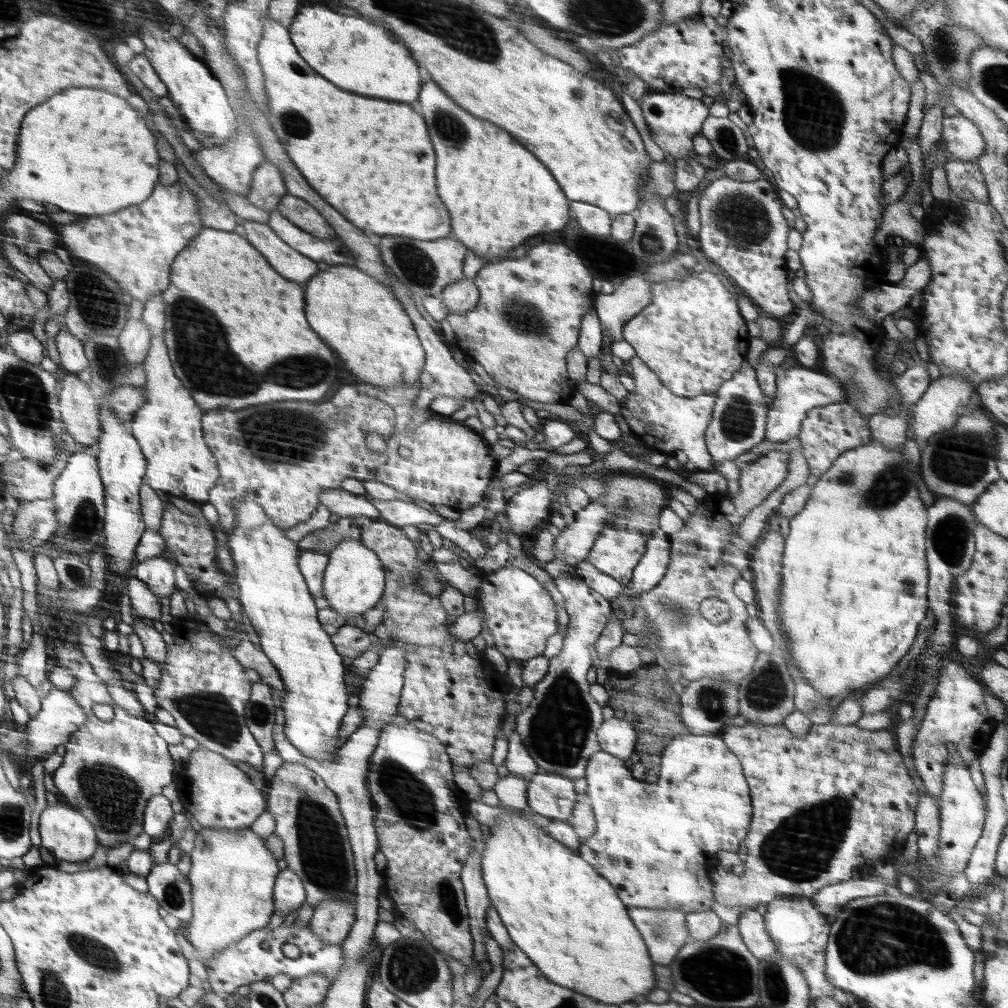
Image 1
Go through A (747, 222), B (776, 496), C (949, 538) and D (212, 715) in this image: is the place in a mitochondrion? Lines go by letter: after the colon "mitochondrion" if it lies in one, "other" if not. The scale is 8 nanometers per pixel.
A: mitochondrion
B: other
C: mitochondrion
D: mitochondrion

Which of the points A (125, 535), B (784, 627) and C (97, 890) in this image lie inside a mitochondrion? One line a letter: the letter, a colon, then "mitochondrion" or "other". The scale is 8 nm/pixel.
A: other
B: other
C: other

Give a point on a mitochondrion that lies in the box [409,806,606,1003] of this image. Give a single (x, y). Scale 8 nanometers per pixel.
(447, 894)

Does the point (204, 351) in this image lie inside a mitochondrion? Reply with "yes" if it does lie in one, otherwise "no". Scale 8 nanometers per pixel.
yes

